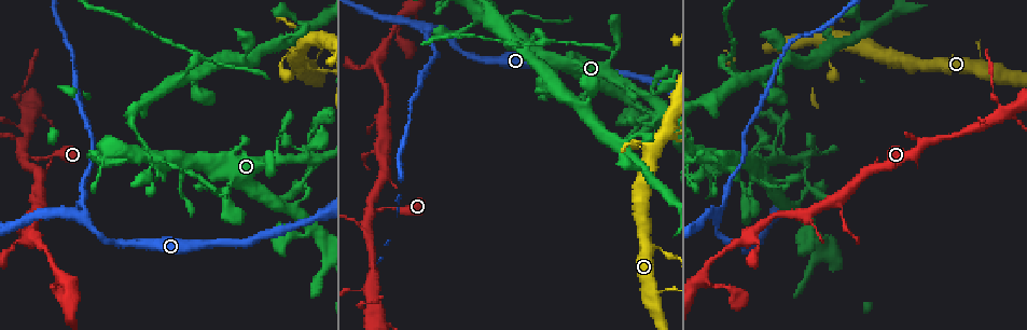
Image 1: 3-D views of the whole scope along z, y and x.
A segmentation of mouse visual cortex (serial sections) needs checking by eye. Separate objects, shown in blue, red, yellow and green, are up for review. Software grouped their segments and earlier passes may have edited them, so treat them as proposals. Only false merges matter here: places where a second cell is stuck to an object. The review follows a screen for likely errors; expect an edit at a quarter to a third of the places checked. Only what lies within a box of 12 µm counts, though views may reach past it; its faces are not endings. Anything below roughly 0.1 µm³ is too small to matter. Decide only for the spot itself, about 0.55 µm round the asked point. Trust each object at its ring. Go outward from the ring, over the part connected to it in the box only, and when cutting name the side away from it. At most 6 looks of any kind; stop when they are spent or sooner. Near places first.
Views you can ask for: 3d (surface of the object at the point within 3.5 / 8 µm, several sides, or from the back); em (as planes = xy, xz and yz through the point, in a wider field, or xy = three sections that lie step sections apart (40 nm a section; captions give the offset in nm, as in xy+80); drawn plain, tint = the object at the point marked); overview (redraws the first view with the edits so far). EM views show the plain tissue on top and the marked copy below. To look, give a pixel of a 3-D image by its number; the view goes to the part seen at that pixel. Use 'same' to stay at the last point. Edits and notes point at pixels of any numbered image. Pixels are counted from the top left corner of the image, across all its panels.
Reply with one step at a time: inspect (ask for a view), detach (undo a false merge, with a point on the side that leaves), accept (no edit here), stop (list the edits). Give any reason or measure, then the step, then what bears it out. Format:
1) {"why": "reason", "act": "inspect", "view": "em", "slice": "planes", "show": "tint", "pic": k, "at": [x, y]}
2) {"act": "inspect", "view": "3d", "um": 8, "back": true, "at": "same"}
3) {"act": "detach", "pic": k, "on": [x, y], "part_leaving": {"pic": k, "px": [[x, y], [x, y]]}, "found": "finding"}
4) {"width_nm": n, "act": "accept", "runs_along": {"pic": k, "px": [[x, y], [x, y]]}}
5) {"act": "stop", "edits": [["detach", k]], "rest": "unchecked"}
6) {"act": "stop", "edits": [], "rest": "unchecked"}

{"why": "sharp bend", "act": "inspect", "view": "3d", "um": 3.5, "pic": 1, "at": [980, 60]}

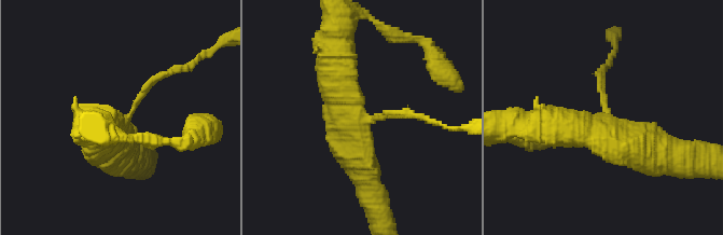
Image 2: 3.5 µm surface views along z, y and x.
{"act": "inspect", "view": "em", "slice": "xy", "step": 2, "show": "tint", "pic": 2, "at": [370, 120]}

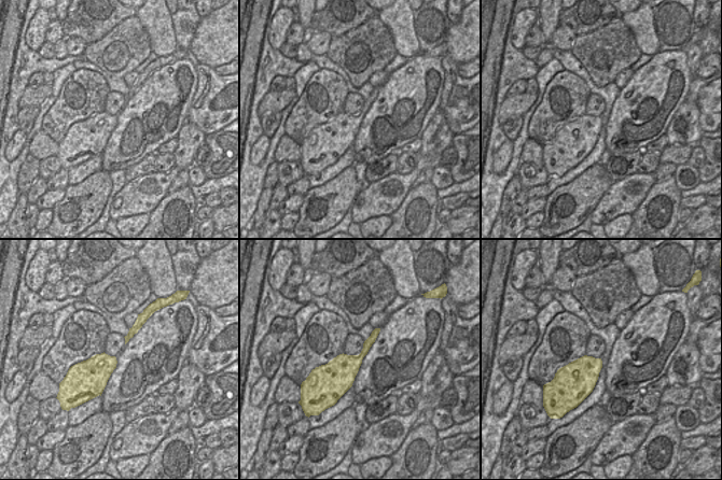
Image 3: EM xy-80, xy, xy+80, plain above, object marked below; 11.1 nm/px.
{"act": "accept", "runs_along": {"pic": 2, "px": [[334, 83], [358, 120], [423, 116]]}, "found": "all the same cell"}

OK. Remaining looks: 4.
{"why": "thin neck", "act": "inspect", "view": "3d", "um": 3.5, "pic": 1, "at": [310, 136]}

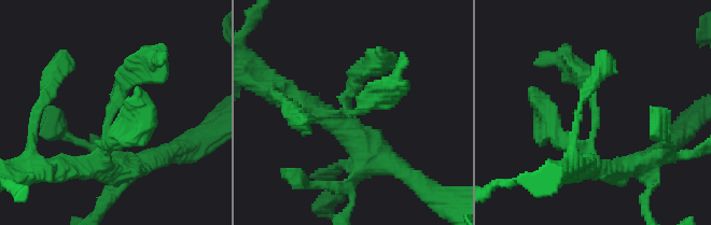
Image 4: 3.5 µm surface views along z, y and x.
{"act": "inspect", "view": "em", "slice": "xy", "step": 1, "show": "tint", "pic": 4, "at": [109, 111]}

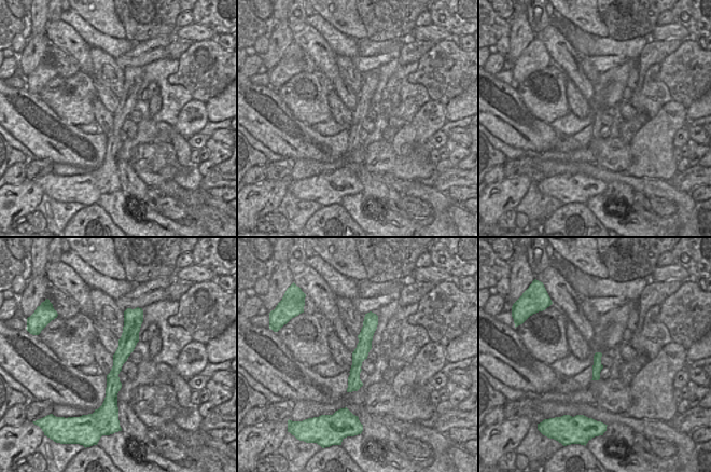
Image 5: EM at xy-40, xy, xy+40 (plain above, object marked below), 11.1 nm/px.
{"act": "accept", "found": "continuous, no second cell"}

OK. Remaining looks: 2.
{"why": "abrupt turn", "act": "inspect", "view": "3d", "um": 3.5, "pic": 1, "at": [188, 66]}

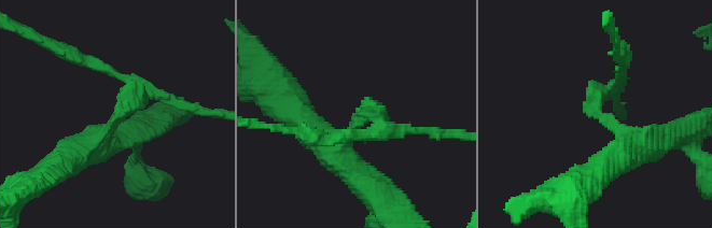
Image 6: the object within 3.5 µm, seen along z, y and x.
{"act": "inspect", "view": "em", "slice": "xy", "step": 5, "show": "tint", "pic": 6, "at": [361, 110]}

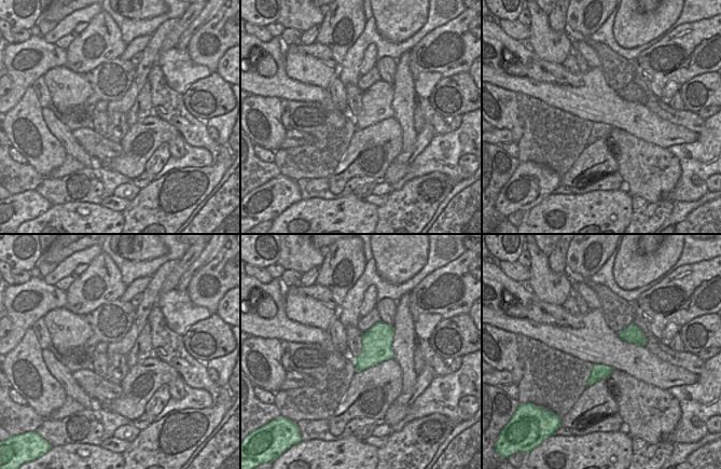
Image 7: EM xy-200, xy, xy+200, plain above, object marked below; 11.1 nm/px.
{"act": "detach", "pic": 6, "on": [101, 67], "part_leaving": {"pic": 6, "px": [[612, 87], [625, 65], [617, 47]]}, "found": "a second cell is stuck on"}

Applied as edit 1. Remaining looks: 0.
{"act": "stop", "edits": [["detach", 6]], "rest": "unchecked"}

